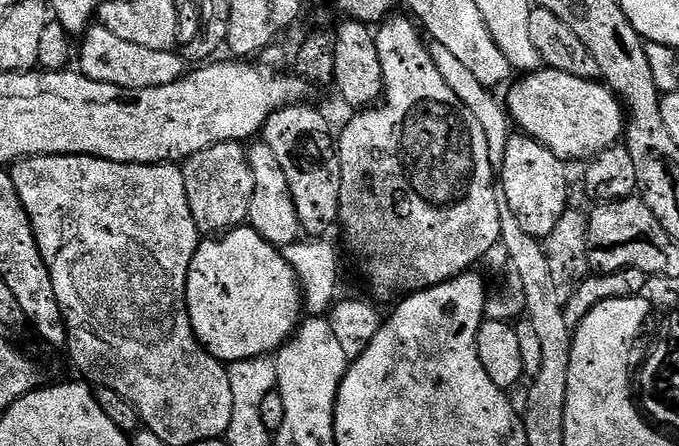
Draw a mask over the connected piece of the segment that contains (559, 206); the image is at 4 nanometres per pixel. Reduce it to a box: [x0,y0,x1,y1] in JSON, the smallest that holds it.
[498,134,569,238]

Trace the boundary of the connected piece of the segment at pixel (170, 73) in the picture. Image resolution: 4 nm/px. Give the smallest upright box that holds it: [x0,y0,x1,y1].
[79,26,186,88]

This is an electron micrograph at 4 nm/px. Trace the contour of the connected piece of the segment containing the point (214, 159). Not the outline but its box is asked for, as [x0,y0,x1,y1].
[181,142,254,236]

